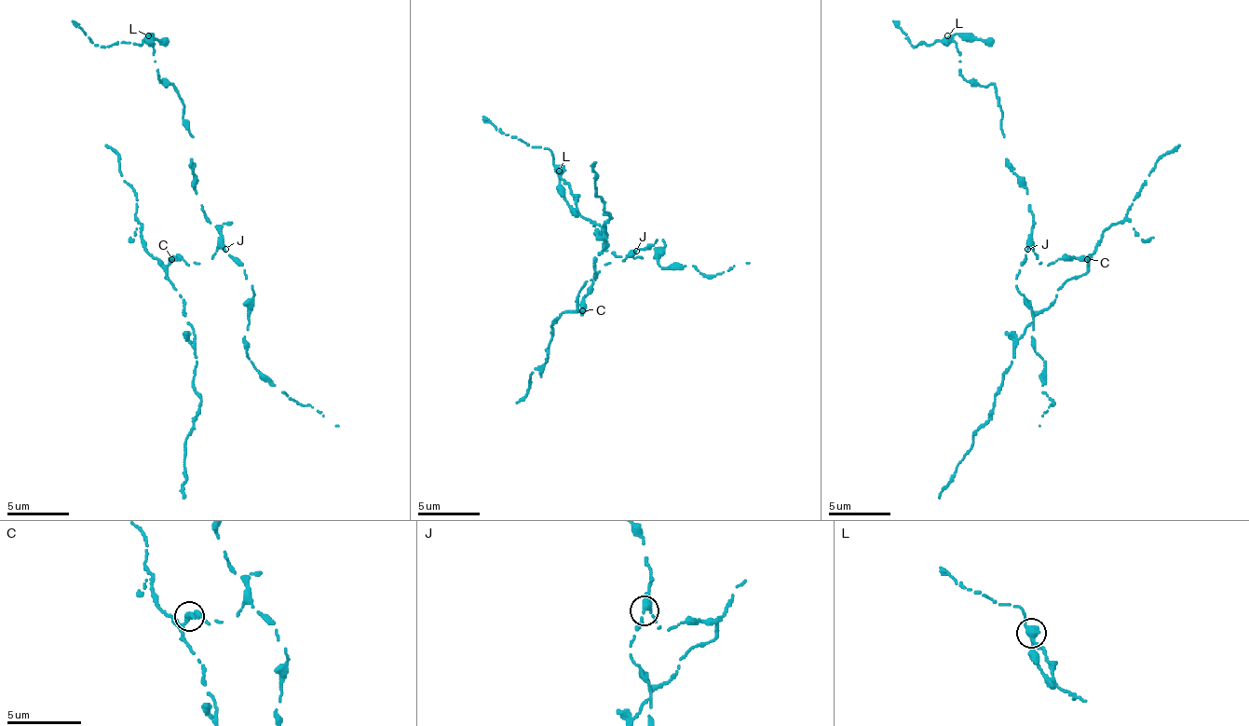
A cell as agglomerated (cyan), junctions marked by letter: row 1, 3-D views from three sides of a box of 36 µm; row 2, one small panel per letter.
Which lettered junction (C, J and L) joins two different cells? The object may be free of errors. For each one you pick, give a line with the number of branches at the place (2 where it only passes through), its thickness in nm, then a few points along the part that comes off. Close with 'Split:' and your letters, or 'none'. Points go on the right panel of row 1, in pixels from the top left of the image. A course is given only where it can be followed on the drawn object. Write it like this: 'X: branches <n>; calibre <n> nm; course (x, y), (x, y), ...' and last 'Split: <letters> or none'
C: branches 3; calibre 300 nm; course (1086, 258), (1080, 277), (1071, 277), (1024, 329), (1003, 376), (994, 413), (972, 440), (972, 449), (938, 499)
Split: C

